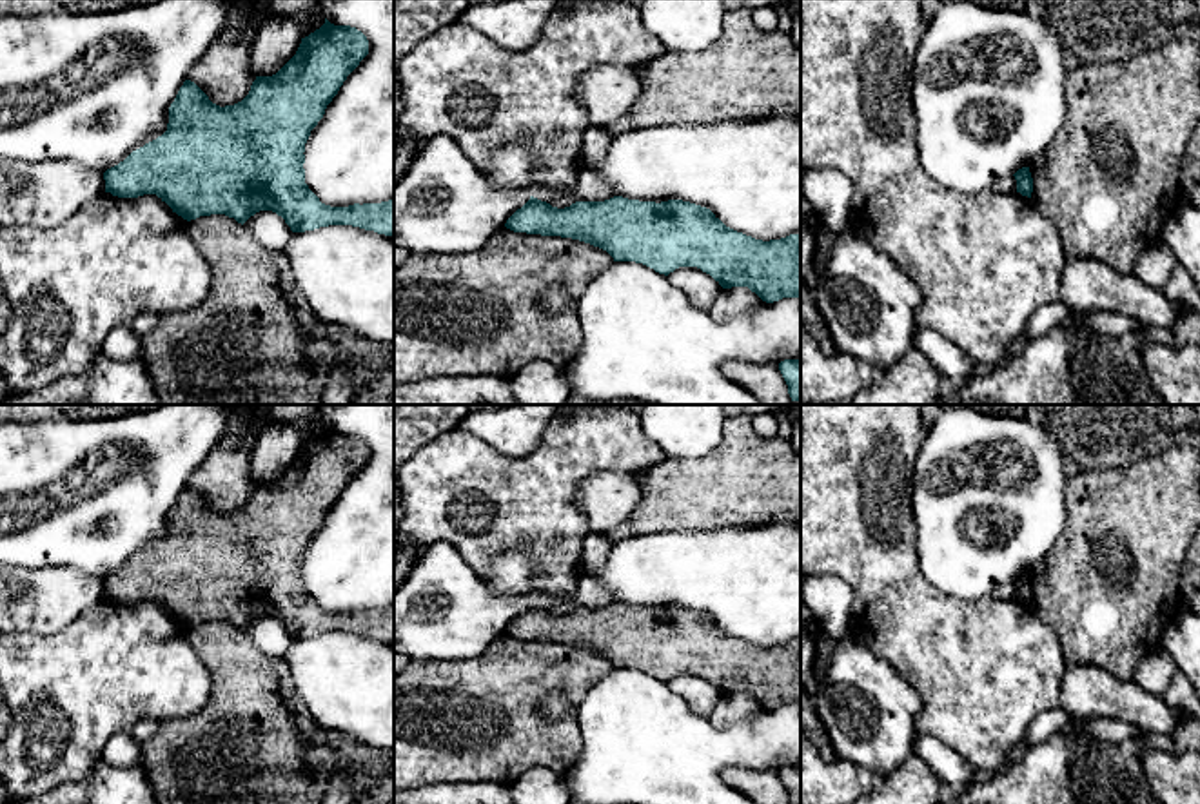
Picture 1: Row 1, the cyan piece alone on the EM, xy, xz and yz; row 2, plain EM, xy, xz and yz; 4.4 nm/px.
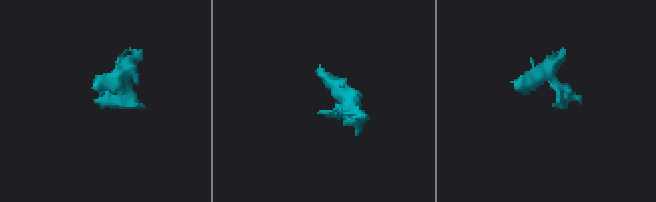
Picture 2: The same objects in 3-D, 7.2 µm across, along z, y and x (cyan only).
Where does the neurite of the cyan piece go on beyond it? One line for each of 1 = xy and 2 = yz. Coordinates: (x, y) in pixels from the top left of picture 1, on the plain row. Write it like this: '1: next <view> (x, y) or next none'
1: next none
2: next none

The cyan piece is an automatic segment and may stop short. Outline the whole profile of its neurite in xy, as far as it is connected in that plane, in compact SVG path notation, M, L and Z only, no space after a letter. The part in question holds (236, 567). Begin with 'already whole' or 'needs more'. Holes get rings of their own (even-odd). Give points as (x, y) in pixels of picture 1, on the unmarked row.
already whole; M325 425L320 436L301 445L296 461L276 481L256 483L249 501L234 512L212 510L194 488L185 486L169 514L167 537L107 575L105 599L118 604L156 601L187 628L225 621L243 632L256 619L272 617L292 639L352 632L394 642L394 606L330 613L305 590L303 559L310 537L367 461L369 446L361 437Z

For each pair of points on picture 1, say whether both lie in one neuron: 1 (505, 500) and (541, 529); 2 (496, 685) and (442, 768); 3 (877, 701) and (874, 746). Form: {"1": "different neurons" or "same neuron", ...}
{"1": "same neuron", "2": "same neuron", "3": "same neuron"}

